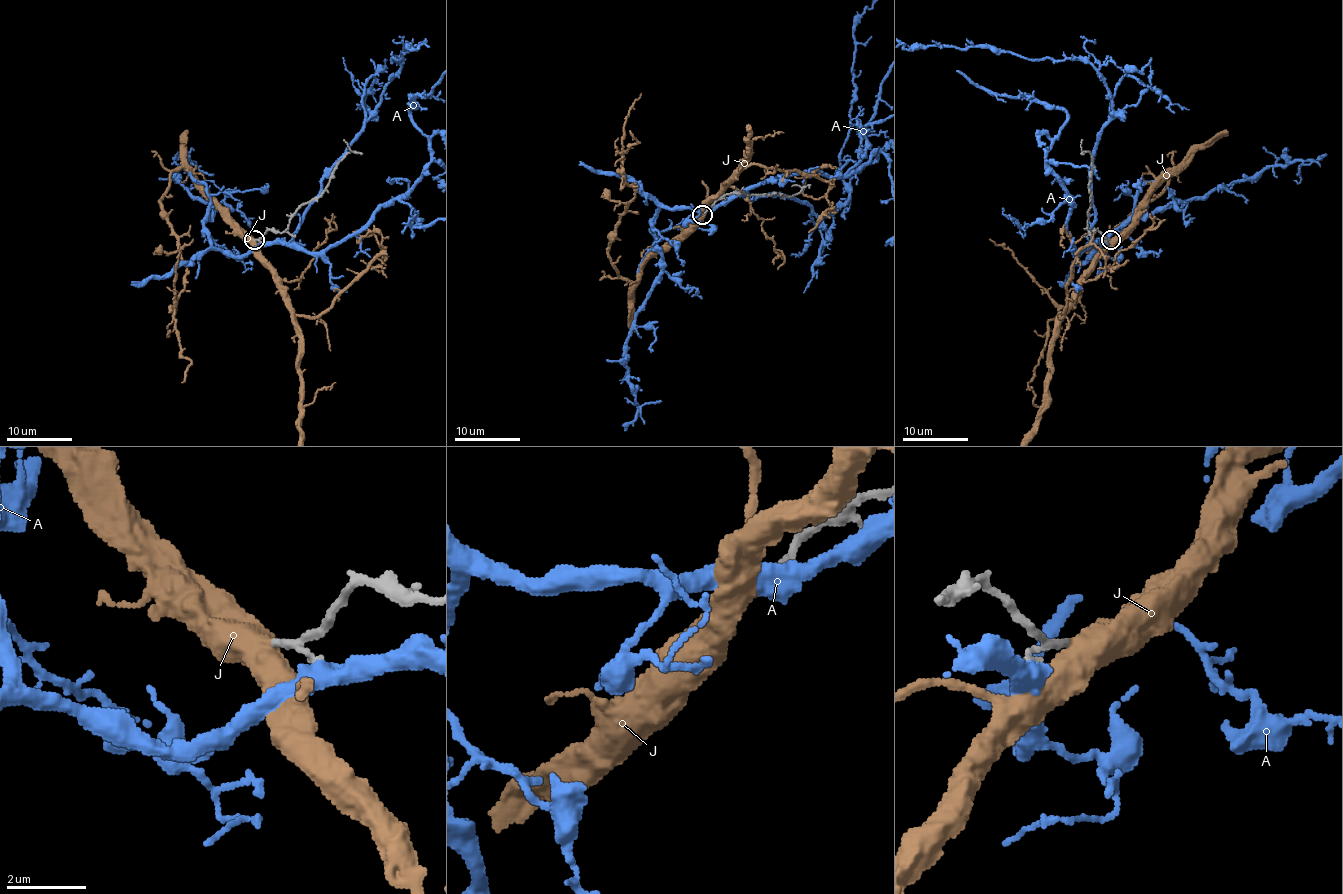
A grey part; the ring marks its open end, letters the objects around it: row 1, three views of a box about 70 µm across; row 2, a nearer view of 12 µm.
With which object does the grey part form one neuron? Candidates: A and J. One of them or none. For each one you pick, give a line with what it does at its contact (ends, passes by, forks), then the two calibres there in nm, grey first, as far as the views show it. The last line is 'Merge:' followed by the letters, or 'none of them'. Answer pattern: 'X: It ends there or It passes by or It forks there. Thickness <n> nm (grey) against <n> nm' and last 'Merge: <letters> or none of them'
J: It passes by. Thickness 150 nm (grey) against 500 nm
Merge: J

